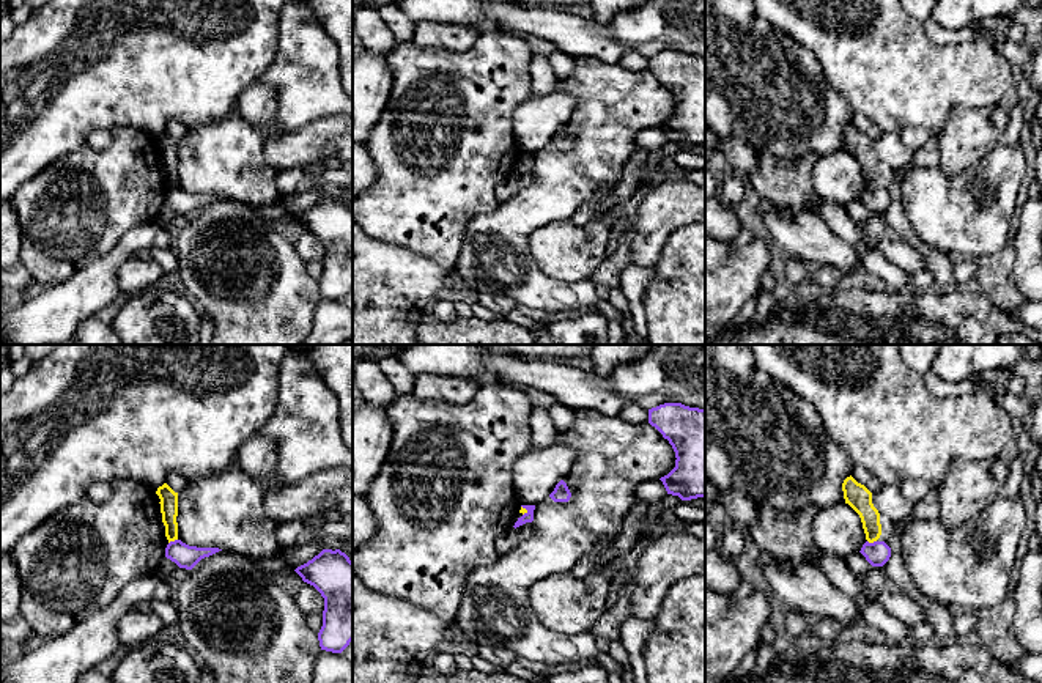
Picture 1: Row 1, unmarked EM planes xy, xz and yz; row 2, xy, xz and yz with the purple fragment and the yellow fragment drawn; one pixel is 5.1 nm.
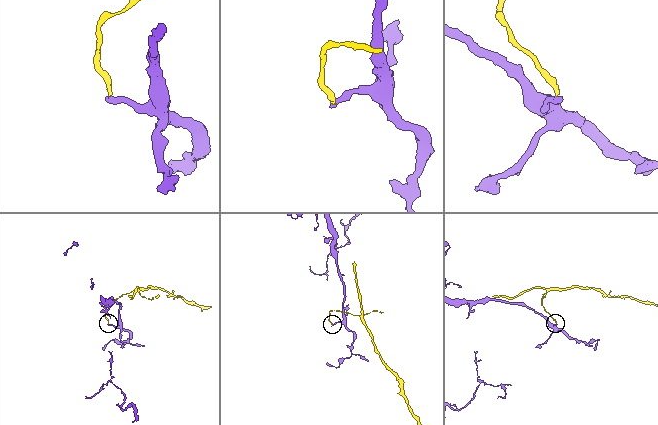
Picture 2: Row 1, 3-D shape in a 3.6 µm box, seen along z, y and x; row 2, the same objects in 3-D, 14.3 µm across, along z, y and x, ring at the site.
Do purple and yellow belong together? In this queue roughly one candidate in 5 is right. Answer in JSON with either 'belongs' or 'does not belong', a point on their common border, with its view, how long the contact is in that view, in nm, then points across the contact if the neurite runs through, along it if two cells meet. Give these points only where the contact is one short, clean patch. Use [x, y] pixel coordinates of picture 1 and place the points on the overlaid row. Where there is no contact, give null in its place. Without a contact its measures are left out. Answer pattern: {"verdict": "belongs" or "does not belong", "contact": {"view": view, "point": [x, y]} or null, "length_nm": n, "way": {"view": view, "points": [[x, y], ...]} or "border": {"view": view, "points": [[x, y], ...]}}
{"verdict": "does not belong", "contact": {"view": "xy", "point": [172, 542]}, "length_nm": 50, "border": {"view": "xy", "points": [[177, 539], [169, 543]]}}

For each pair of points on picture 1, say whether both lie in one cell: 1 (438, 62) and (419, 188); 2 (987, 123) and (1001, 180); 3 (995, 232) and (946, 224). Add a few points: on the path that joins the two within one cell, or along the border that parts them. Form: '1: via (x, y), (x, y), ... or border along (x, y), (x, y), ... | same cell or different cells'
1: via (465, 90), (471, 117), (441, 121), (435, 147) | same cell
2: border along (998, 143), (964, 172) | different cells
3: via (982, 227), (978, 224), (959, 224) | same cell

